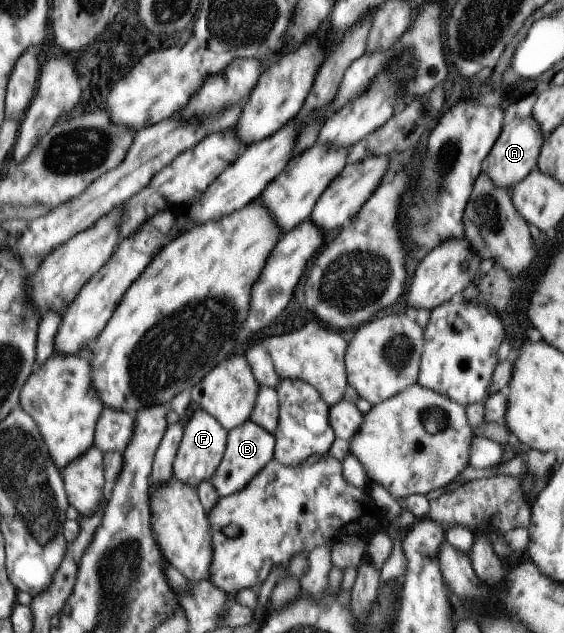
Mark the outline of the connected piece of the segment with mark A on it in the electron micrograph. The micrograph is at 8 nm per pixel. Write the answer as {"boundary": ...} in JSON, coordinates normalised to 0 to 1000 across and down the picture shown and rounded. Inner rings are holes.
{"boundary":[[[941,182],[931,185],[913,183],[895,191],[888,199],[878,226],[856,258],[856,270],[871,281],[871,286],[895,299],[906,299],[911,289],[927,283],[941,269],[949,267],[952,246],[966,215],[956,204],[950,188]]]}

